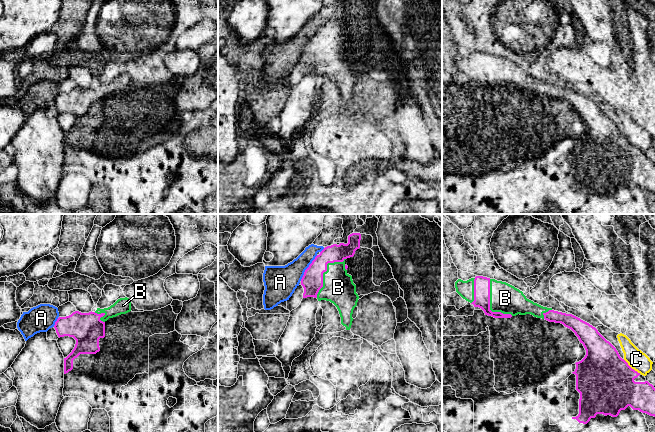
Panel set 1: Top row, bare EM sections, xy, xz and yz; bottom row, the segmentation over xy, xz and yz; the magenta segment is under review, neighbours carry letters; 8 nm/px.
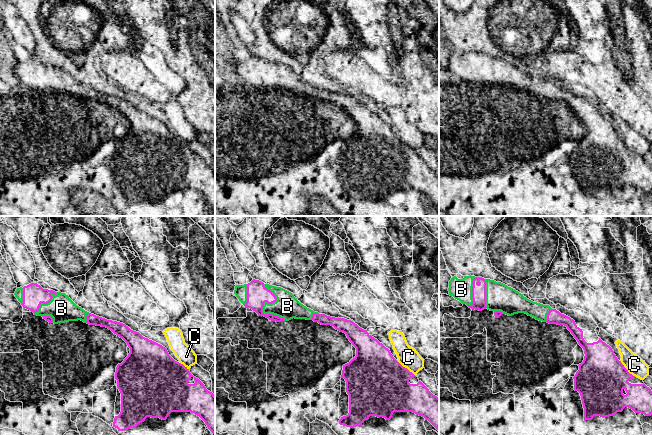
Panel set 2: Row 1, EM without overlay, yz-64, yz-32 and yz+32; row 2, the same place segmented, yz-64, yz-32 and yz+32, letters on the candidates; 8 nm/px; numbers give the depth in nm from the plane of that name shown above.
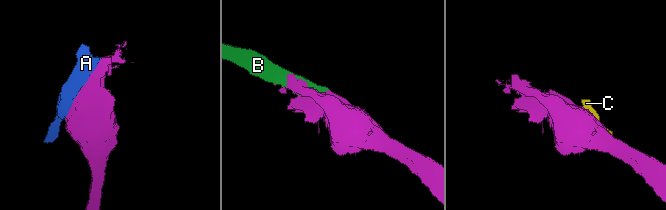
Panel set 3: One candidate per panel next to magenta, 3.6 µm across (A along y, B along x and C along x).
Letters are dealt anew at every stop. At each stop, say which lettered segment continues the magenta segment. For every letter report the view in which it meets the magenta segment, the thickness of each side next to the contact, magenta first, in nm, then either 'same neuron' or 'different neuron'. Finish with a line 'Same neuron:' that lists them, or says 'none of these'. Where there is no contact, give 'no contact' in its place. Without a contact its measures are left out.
A: contact in xz; calibres 180 and 260 nm; different neuron
B: contact in xz; calibres 180 and 260 nm; same neuron
C: contact in yz; calibres 460 and 160 nm; different neuron
Same neuron: B

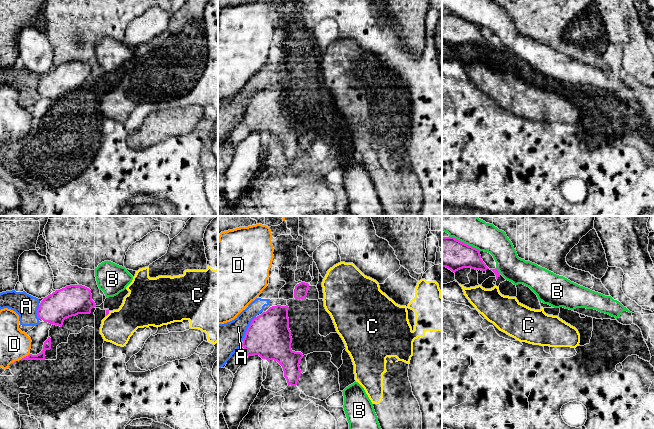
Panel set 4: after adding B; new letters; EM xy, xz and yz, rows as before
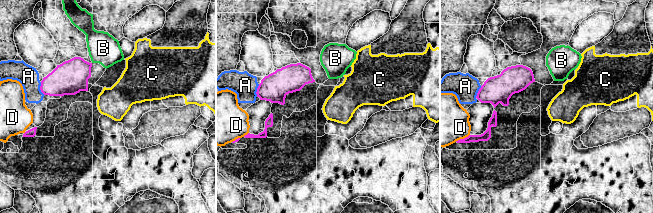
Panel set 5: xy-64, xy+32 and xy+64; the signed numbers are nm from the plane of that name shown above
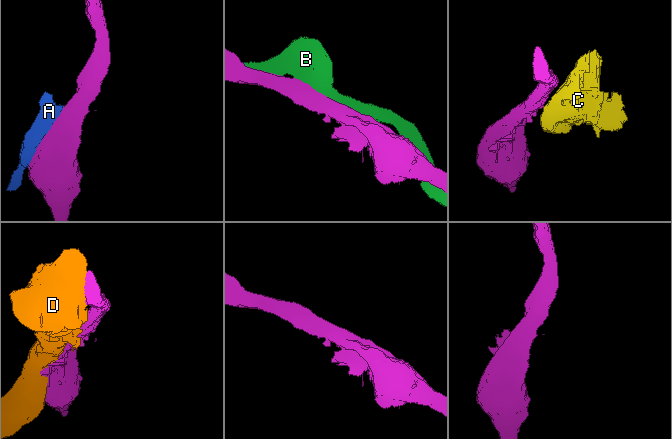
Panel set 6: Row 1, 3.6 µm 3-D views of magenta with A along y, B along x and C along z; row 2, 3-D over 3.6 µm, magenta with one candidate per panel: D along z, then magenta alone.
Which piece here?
A: contact in xz; calibres 360 and 280 nm; different neuron
B: contact in yz; calibres 240 and 320 nm; different neuron
C: contact in xy; calibres 30 and 280 nm; different neuron
D: contact in xy; calibres 60 and 240 nm; different neuron
Same neuron: none of these

